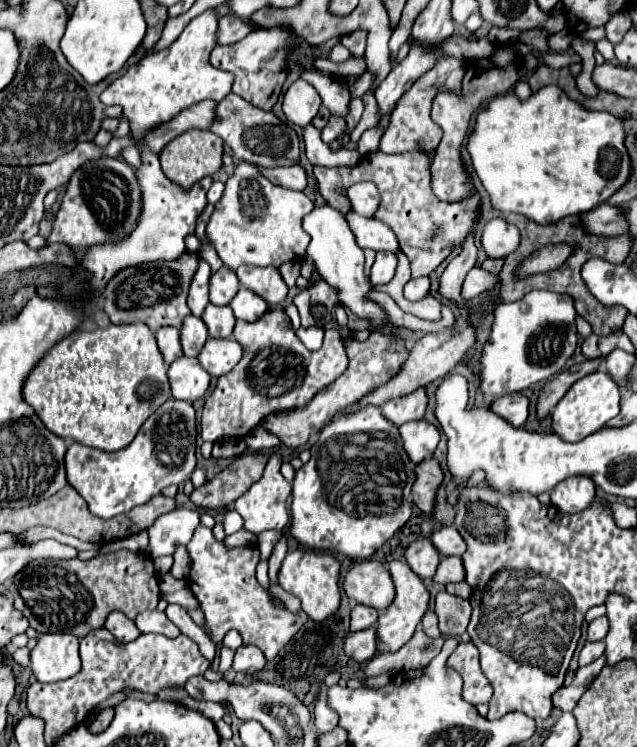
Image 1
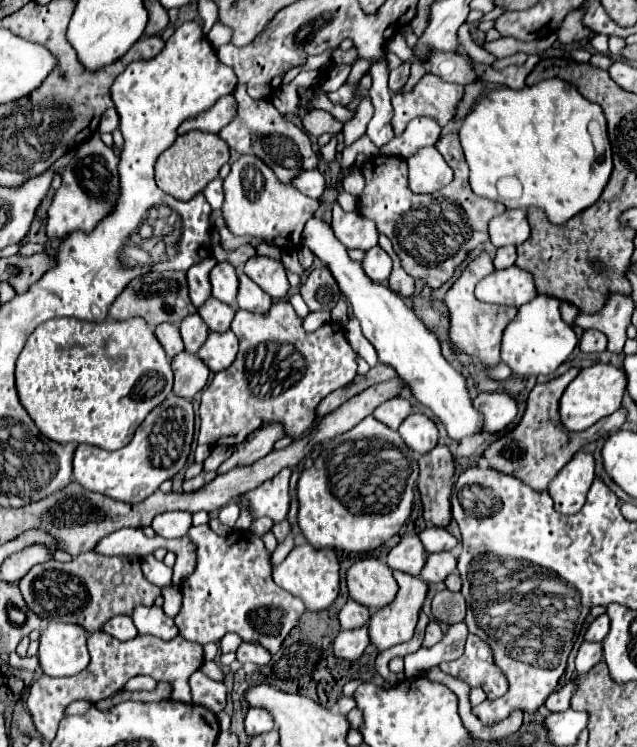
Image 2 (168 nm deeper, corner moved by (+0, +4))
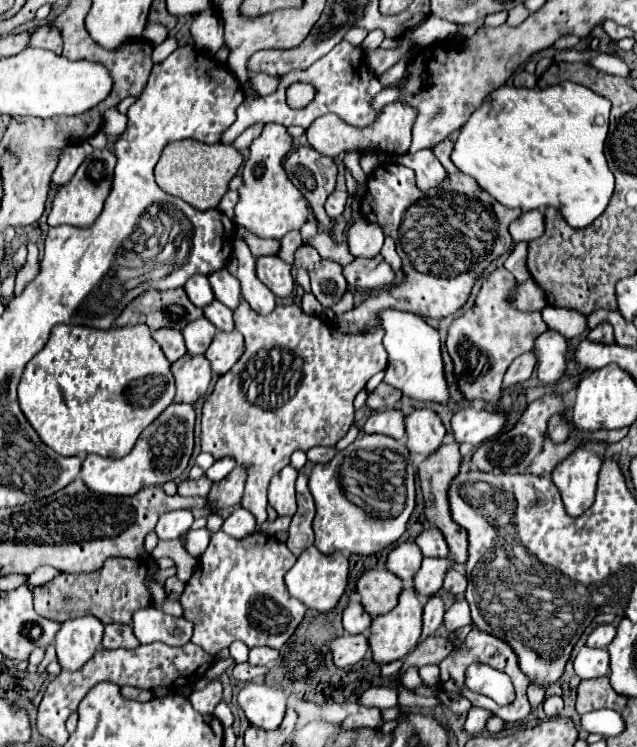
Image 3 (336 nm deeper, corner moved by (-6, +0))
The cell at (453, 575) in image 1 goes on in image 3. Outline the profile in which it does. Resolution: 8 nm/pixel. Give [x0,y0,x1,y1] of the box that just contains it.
[414,558,450,596]

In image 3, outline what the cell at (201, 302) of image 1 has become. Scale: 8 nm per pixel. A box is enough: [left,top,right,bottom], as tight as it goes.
[184,274,214,308]

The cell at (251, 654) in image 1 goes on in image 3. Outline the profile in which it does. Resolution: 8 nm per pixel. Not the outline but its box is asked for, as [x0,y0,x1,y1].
[248,648,278,666]

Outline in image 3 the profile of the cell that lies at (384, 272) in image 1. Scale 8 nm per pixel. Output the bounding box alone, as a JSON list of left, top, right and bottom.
[344,254,394,288]

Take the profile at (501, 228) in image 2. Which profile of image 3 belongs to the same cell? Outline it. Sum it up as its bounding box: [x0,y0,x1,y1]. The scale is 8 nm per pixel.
[510,210,544,242]

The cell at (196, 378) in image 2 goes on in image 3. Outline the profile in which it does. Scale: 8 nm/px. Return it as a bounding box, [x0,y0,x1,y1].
[172,354,212,404]

